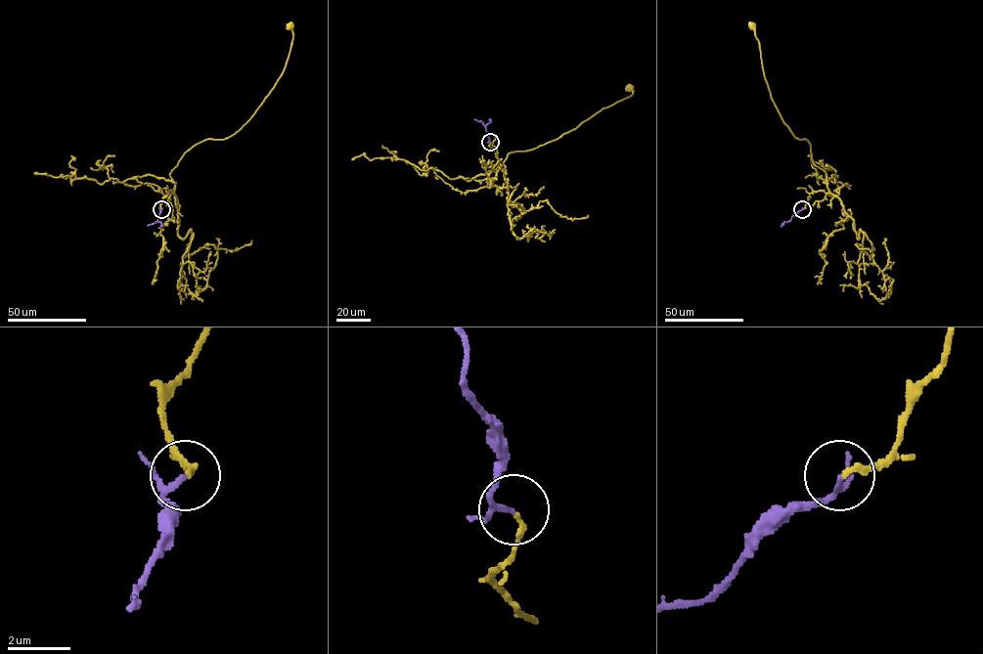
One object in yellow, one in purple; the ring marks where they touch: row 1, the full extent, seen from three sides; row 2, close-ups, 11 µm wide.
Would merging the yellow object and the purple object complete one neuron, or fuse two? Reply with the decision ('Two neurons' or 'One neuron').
One neuron

